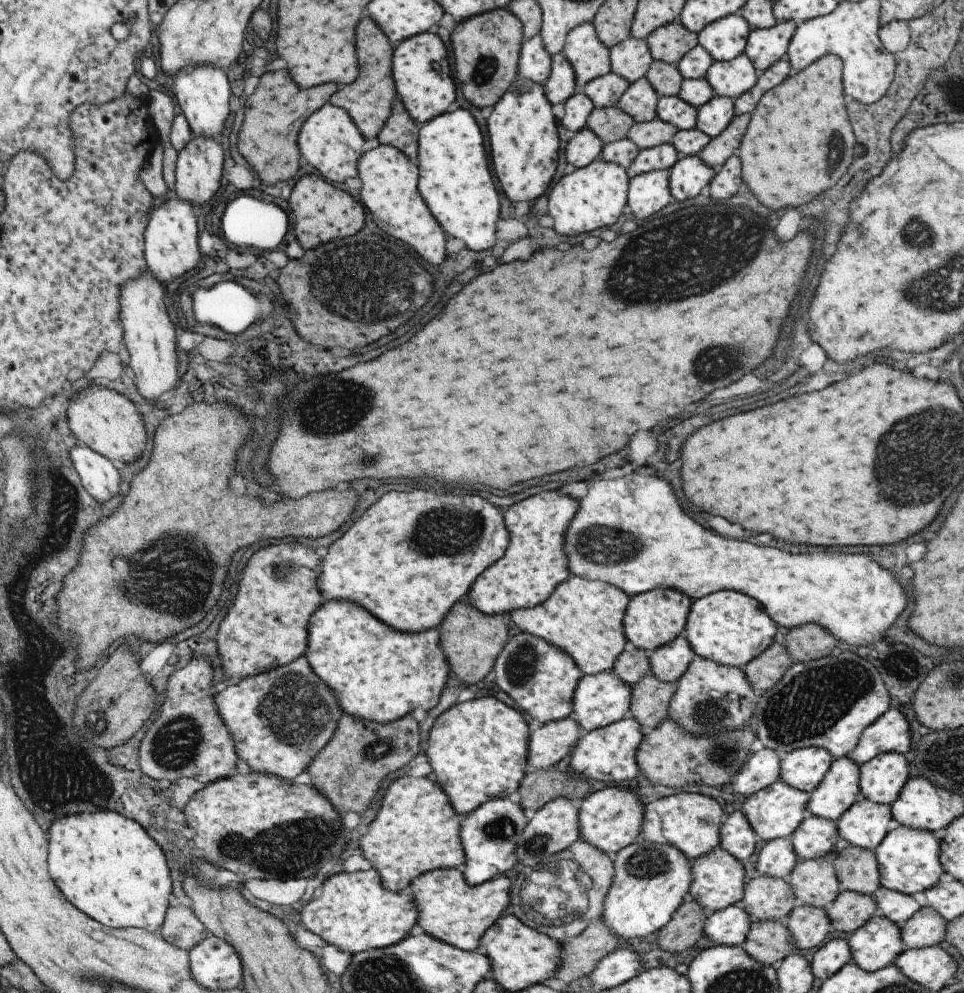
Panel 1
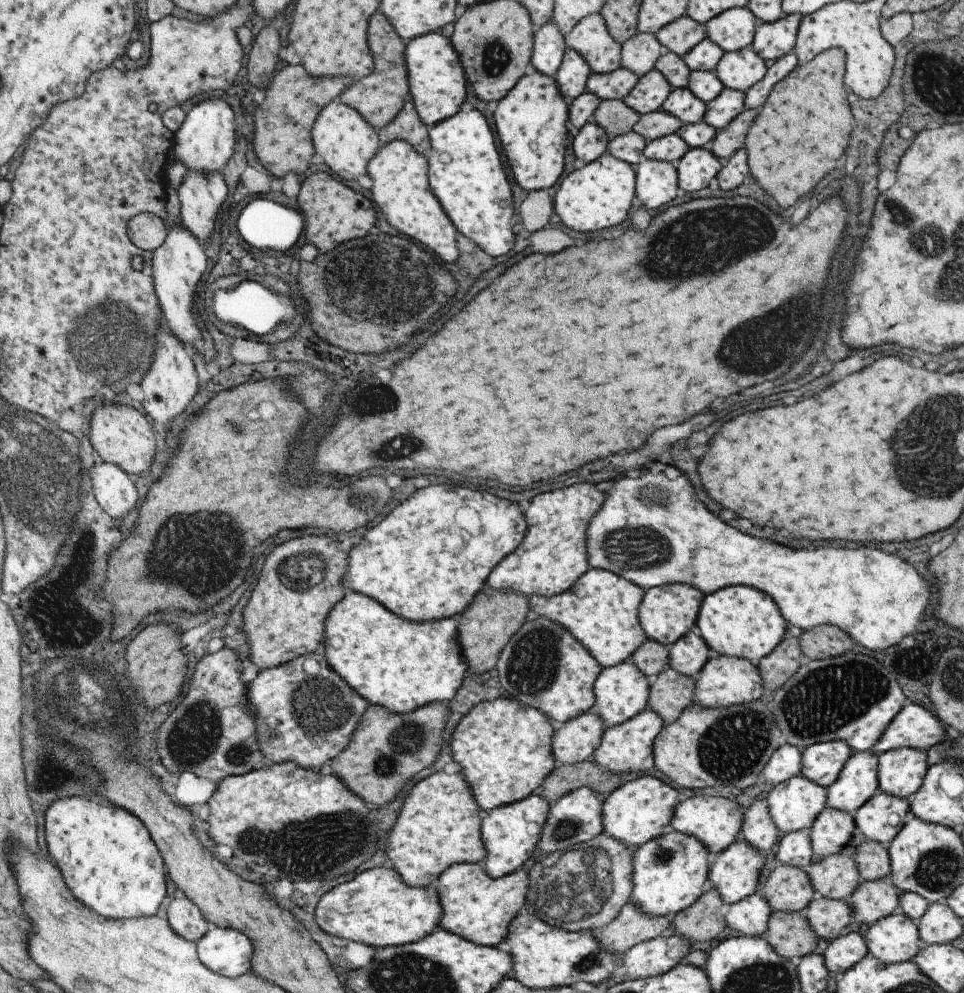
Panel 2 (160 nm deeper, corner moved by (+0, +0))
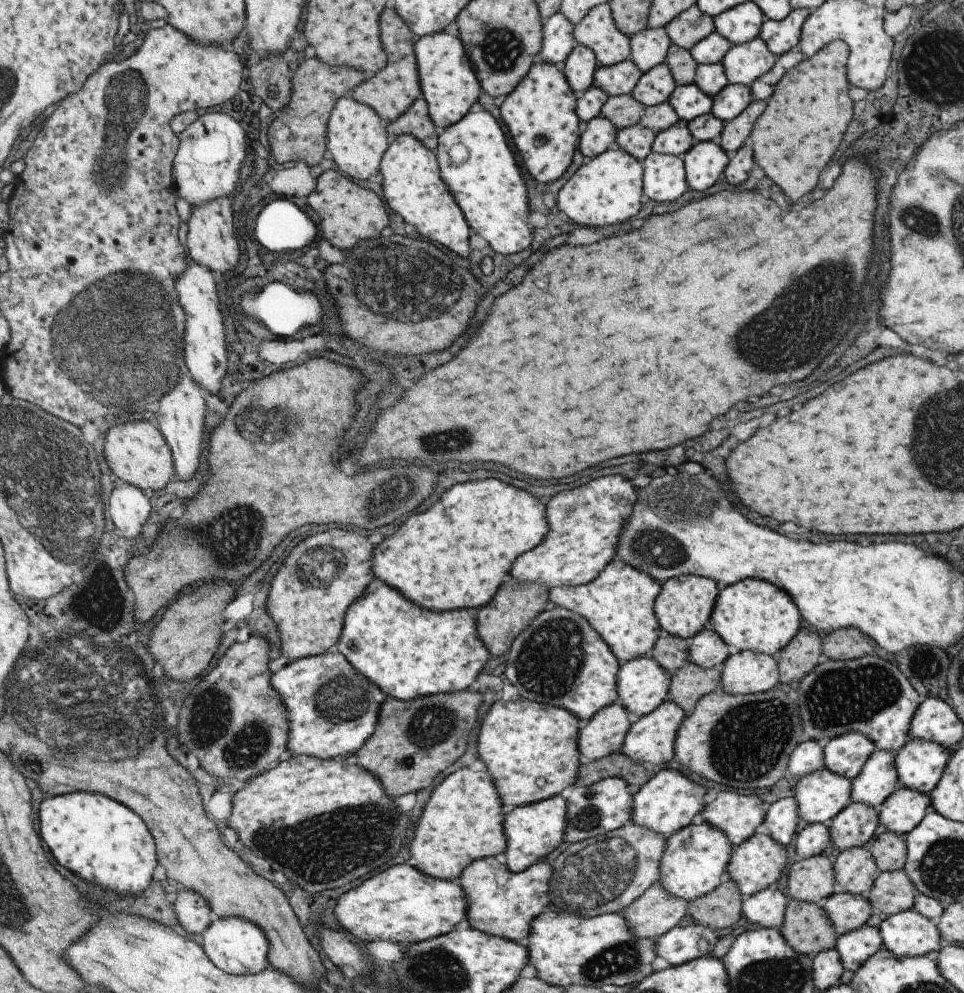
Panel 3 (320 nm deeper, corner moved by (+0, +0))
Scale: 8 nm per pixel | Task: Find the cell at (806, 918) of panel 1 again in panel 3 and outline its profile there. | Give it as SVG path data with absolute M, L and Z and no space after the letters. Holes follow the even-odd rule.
M835 891L827 898L816 902L826 912L837 936L865 925L873 914L871 903L862 895Z

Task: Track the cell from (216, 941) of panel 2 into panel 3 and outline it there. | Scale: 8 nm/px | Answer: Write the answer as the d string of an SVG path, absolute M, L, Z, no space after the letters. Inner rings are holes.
M213 918L201 935L201 948L207 953L209 960L223 972L232 975L254 975L268 964L268 940L264 932L244 918Z

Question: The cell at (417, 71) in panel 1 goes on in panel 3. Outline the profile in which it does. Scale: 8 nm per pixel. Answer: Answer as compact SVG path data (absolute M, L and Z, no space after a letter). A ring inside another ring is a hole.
M444 31L418 37L414 41L413 52L421 97L425 99L429 118L439 131L443 130L469 112L469 108L477 102L482 88L477 82L472 64L463 50L459 37L446 34Z

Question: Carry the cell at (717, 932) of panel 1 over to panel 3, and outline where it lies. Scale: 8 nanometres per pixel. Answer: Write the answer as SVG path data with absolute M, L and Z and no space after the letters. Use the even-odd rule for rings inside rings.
M767 887L743 899L742 914L749 922L760 927L779 928L784 920L787 900L777 888Z

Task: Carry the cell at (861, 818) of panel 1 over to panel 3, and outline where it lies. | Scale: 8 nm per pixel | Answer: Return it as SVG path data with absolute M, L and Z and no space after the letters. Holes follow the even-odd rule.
M899 786L880 805L874 807L874 810L878 824L883 825L887 831L904 836L911 832L916 824L919 824L929 807L931 807L929 795Z

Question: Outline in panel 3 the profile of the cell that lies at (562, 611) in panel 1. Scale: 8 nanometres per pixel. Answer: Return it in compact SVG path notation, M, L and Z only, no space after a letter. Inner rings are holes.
M613 558L593 580L585 584L550 588L548 600L557 607L584 616L622 664L649 655L657 637L663 634L654 615L654 600L660 591L660 586L661 584L653 577L619 558Z

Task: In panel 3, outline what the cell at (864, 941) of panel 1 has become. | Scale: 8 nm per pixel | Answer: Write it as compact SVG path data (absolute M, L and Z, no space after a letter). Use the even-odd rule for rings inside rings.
M913 907L886 917L878 931L882 948L898 957L933 956L943 946L935 922Z

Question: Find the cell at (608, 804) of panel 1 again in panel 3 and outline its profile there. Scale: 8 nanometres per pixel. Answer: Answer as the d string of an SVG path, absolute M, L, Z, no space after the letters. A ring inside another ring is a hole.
M663 769L653 776L641 788L634 792L632 800L632 820L639 826L658 832L664 837L671 836L680 828L687 826L695 814L700 814L706 804L703 801L705 788L685 777L680 771Z

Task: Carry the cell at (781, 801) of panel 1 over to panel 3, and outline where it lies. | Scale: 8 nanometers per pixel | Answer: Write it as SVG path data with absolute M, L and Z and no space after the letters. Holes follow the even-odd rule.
M821 767L815 772L792 780L801 824L825 823L851 803L851 779Z

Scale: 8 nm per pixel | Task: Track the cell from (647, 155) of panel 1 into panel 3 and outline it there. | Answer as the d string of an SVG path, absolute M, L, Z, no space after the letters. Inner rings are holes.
M677 121L665 130L655 133L651 151L668 155L682 155L695 143L686 121Z

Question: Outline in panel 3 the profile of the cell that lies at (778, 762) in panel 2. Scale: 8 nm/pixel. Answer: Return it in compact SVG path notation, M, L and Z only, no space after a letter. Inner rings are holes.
M806 739L803 744L799 744L793 750L786 767L787 782L815 772L824 766L822 761L823 745L823 743L819 744L815 739Z

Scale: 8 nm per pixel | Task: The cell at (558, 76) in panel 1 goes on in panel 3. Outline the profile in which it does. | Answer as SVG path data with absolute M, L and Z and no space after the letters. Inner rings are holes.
M575 44L560 67L569 88L578 95L593 86L593 73L597 66L594 52L586 46Z

